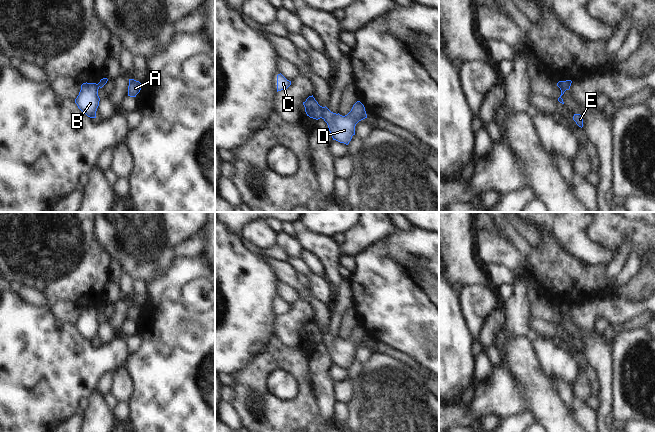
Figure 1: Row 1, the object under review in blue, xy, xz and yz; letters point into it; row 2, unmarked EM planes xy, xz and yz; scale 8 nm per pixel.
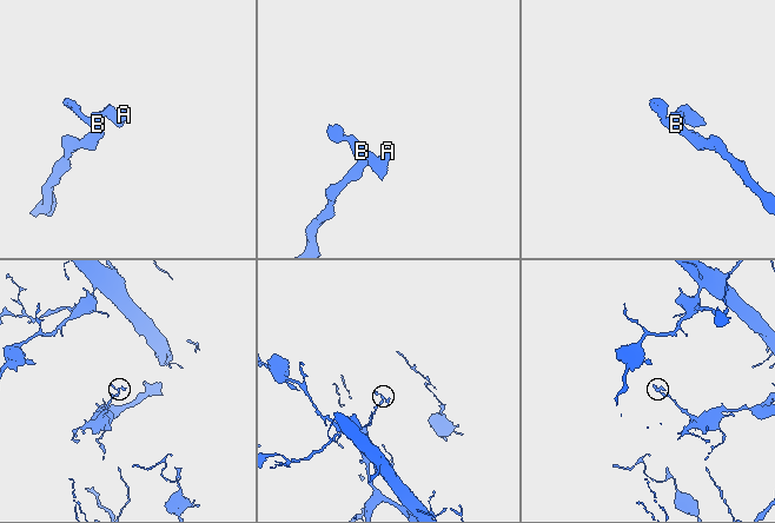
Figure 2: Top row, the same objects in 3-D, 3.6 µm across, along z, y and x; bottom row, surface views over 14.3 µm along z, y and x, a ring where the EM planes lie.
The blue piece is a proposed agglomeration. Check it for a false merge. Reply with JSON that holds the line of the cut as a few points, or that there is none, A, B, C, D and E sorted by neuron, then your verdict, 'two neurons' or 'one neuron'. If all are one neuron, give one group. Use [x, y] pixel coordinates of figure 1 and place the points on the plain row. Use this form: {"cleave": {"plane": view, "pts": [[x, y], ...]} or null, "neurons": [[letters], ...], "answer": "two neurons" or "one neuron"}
{"cleave": {"plane": "xz", "pts": [[323, 331], [323, 337], [320, 341]]}, "neurons": [["A", "D"], ["B", "C", "E"]], "answer": "two neurons"}

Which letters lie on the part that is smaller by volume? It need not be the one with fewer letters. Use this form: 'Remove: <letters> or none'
Remove: A, D

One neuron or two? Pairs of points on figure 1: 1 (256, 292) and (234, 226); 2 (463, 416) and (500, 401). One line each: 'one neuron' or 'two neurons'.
1: two neurons
2: one neuron

